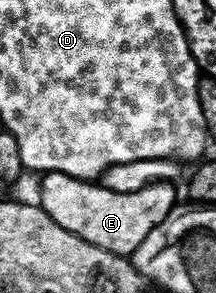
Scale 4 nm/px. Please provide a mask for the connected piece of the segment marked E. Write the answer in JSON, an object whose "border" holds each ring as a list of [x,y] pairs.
{"border":[[[48,174],[41,181],[40,205],[52,220],[56,220],[56,224],[60,224],[60,228],[88,240],[88,244],[96,248],[123,256],[132,256],[157,226],[165,227],[171,221],[174,205],[178,202],[177,192],[165,180],[131,194],[106,190],[101,184],[67,174]]]}

